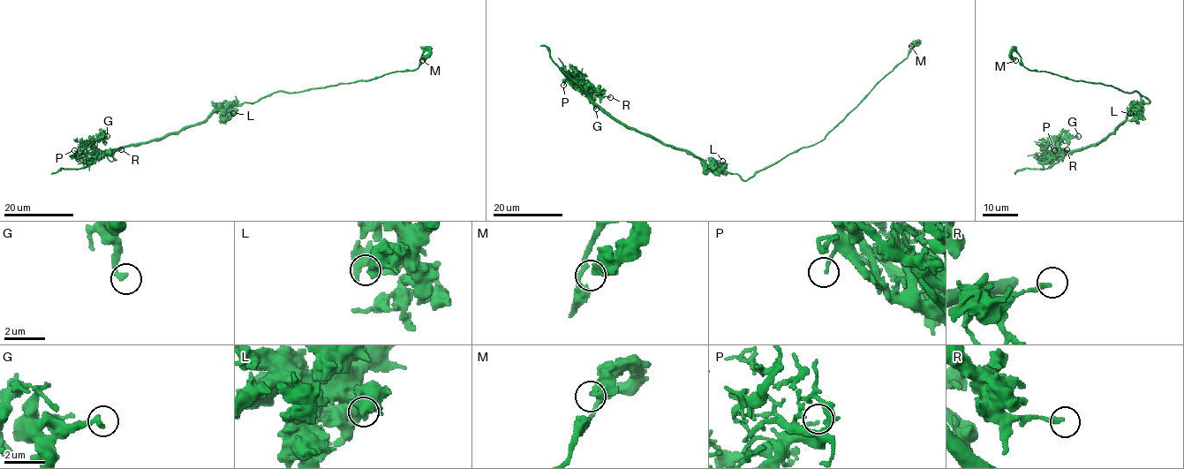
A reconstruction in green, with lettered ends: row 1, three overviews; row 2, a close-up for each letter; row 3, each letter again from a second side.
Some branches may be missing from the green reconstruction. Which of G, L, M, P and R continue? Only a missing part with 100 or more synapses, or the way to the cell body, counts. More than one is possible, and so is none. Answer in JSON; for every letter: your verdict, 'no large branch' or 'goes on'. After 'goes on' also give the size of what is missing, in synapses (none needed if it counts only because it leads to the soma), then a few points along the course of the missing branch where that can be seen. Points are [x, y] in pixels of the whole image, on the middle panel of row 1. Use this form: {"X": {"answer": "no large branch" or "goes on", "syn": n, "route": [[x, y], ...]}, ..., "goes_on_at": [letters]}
{"G": {"answer": "no large branch"}, "L": {"answer": "no large branch"}, "M": {"answer": "no large branch"}, "P": {"answer": "no large branch"}, "R": {"answer": "no large branch"}, "goes_on_at": []}

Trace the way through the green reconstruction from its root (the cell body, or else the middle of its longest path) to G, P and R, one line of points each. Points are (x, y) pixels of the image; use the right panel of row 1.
G: (1143, 102), (1100, 143), (1071, 151), (1059, 147), (1063, 139), (1078, 136)
P: (1143, 102), (1100, 143), (1081, 150), (1051, 153), (1054, 150)
R: (1143, 102), (1100, 143), (1057, 155), (1067, 149)

